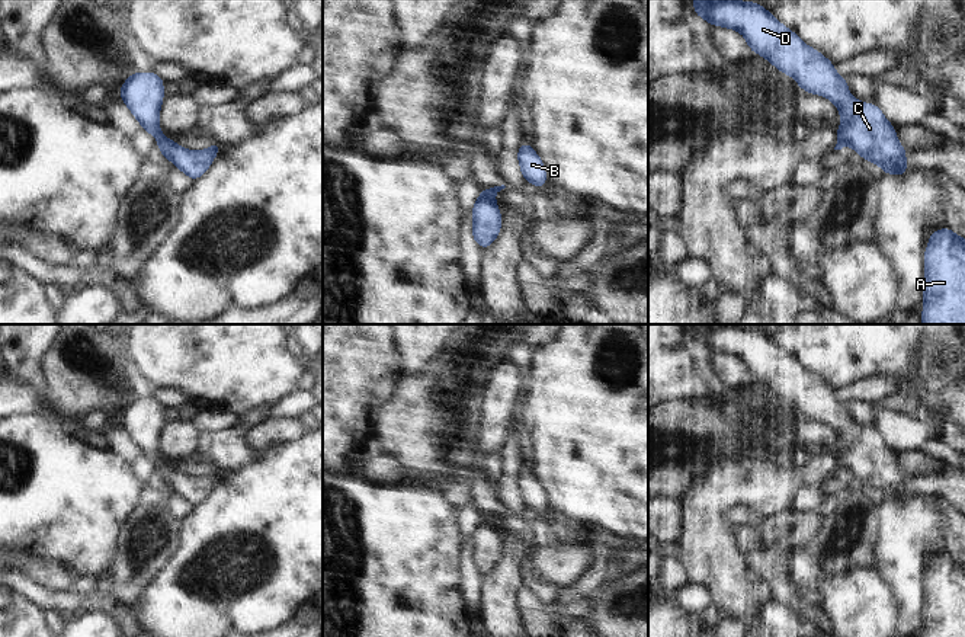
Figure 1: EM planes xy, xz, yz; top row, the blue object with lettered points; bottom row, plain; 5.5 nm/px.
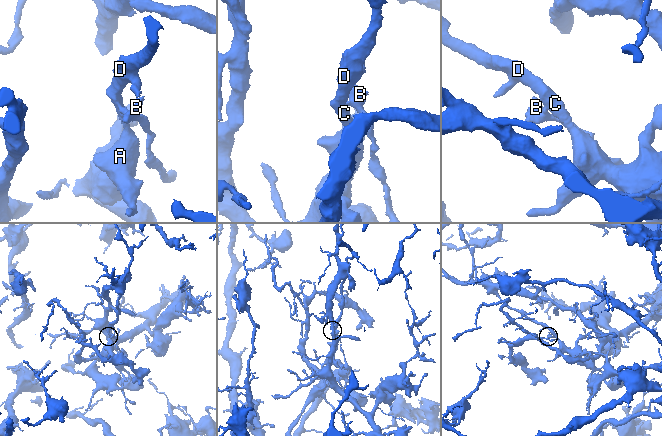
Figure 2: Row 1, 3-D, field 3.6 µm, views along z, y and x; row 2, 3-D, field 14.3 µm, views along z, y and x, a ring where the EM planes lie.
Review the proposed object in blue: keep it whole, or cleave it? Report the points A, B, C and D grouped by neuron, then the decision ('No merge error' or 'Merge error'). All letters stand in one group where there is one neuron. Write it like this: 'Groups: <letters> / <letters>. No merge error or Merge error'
Groups: A C D / B. Merge error.

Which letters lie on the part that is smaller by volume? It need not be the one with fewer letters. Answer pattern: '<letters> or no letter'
A, C, D

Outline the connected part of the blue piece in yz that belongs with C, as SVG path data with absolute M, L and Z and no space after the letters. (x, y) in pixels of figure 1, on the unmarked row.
M695 324L695 339L712 352L734 355L743 359L750 377L770 387L775 394L794 403L798 412L808 419L830 425L841 442L841 451L836 455L837 464L855 474L856 480L882 493L887 500L903 502L908 496L907 476L898 468L894 451L887 446L881 433L863 429L853 423L847 414L847 404L837 400L834 390L820 377L804 369L799 362L783 352L776 343L756 327Z

